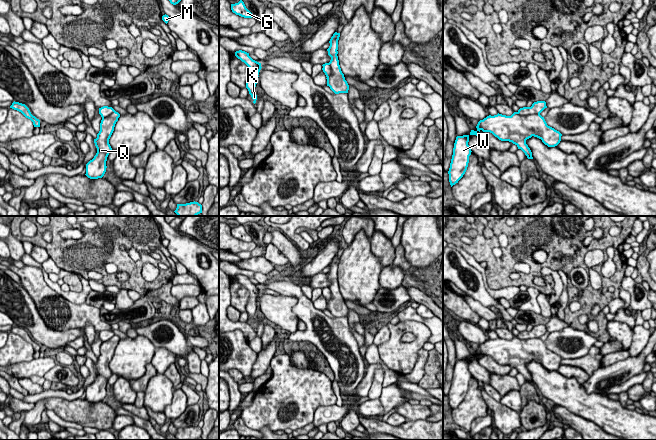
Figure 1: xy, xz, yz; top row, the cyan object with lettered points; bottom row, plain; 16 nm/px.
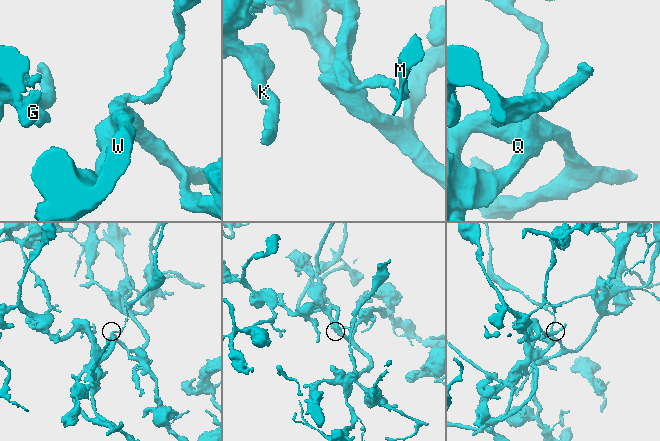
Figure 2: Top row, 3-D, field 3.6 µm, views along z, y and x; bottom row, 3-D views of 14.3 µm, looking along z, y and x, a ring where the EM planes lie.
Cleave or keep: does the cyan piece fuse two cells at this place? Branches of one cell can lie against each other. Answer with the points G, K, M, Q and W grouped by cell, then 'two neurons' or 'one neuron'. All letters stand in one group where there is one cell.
groups G K M Q W; one neuron

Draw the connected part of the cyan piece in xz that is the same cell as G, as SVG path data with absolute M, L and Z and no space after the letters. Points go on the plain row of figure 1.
M235 216L235 220L240 223L238 227L231 228L231 234L236 239L244 242L252 242L252 237L246 232L243 224L246 222L258 222L262 216Z

